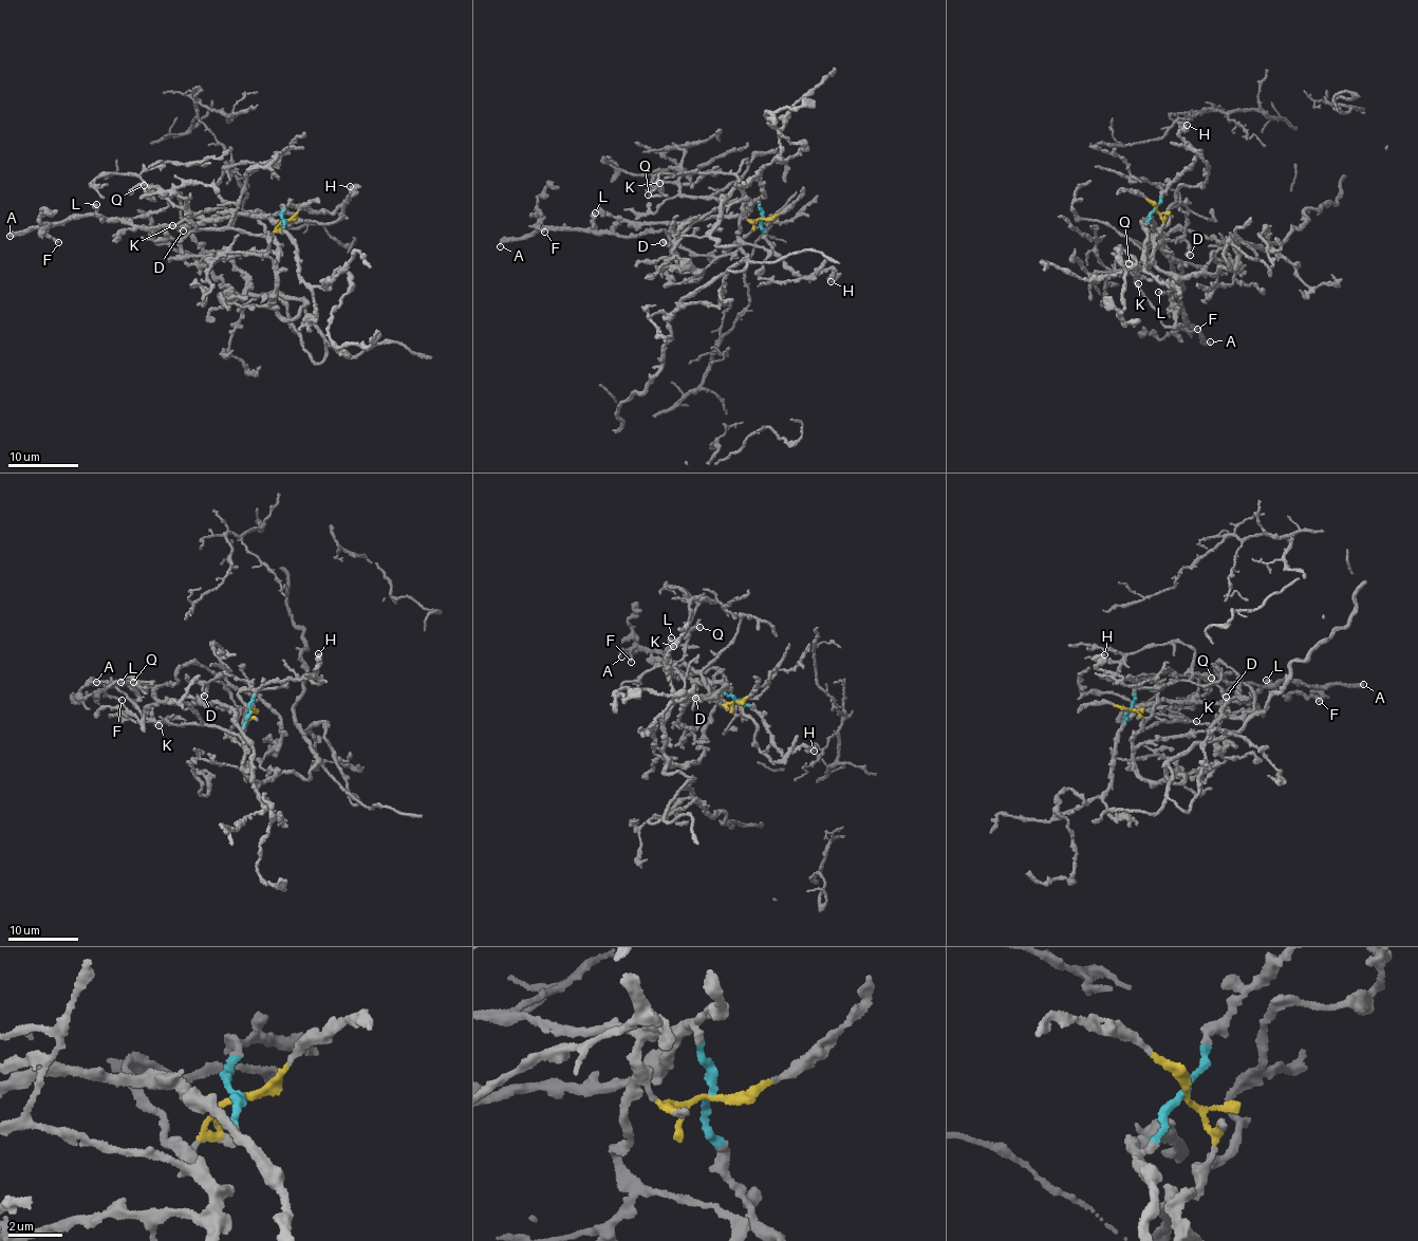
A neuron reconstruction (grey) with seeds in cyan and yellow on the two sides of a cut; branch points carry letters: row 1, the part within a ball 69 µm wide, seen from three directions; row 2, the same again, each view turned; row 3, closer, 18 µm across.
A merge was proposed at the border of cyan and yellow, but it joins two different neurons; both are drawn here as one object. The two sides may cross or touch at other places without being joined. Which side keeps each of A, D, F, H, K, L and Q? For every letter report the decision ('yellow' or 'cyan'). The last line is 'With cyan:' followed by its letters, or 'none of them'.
A: cyan
D: yellow
F: cyan
H: cyan
K: yellow
L: cyan
Q: yellow
With cyan: A, F, H, L

